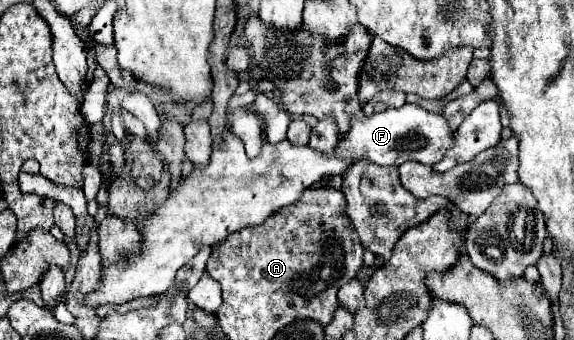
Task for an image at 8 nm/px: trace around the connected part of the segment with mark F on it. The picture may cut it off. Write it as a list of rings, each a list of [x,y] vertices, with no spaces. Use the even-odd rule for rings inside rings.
[[[404,105],[400,109],[386,109],[364,119],[354,119],[346,139],[330,157],[318,155],[310,151],[310,147],[290,145],[290,141],[284,139],[276,145],[266,143],[254,159],[248,159],[242,141],[224,131],[224,149],[214,149],[210,163],[194,169],[190,177],[182,177],[182,187],[170,193],[156,213],[146,217],[140,255],[124,263],[102,267],[102,285],[96,293],[86,297],[86,303],[90,307],[106,303],[120,305],[138,297],[166,293],[174,283],[176,271],[202,247],[212,247],[234,231],[262,223],[280,207],[296,203],[304,189],[312,187],[322,177],[342,175],[350,163],[364,155],[378,165],[400,165],[404,161],[434,165],[452,145],[454,131],[448,119],[420,105]]]

